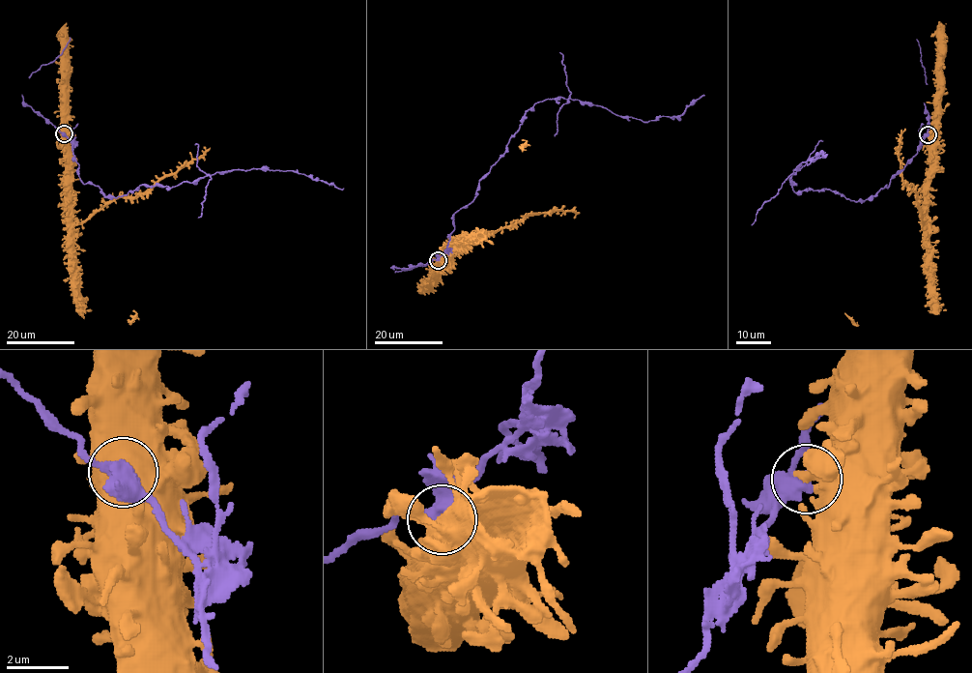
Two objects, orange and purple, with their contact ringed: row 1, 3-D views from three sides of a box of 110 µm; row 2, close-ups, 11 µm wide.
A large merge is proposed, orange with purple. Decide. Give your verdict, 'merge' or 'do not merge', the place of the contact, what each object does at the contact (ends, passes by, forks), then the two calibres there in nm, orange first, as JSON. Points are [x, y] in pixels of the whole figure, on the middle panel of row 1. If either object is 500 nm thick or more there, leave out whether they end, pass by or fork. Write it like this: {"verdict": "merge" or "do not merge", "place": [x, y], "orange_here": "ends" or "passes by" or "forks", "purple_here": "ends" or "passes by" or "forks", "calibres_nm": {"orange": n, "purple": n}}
{"verdict": "do not merge", "place": [438, 260], "calibres_nm": {"orange": 600, "purple": 320}}

